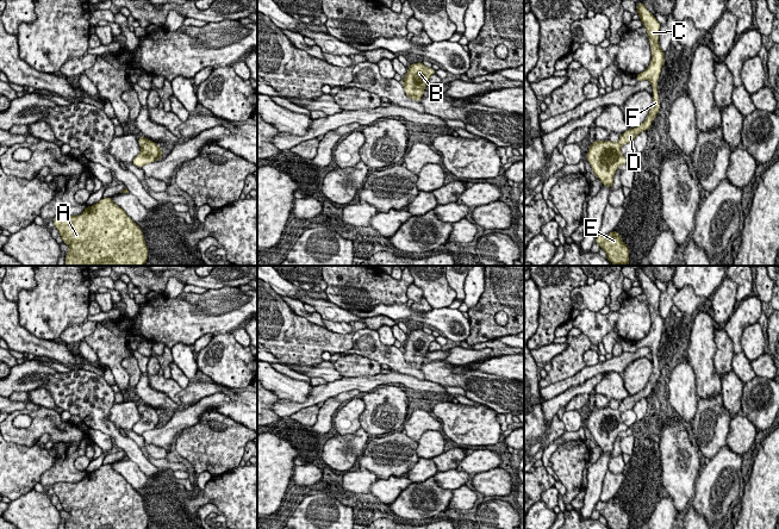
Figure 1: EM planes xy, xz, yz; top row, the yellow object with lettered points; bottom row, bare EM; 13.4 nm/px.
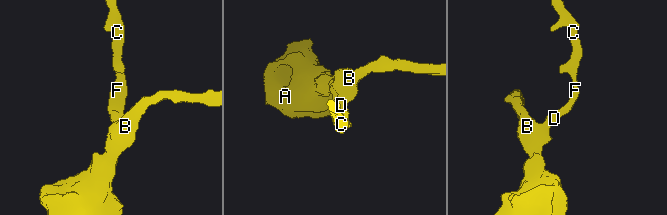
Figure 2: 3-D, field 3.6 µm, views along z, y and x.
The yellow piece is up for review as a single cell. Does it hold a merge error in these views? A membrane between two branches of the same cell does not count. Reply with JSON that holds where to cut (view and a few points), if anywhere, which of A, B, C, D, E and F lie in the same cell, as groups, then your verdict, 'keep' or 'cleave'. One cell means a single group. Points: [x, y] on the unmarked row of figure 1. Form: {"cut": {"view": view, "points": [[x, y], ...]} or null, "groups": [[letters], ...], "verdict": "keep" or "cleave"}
{"cut": null, "groups": [["A", "B", "C", "D", "E", "F"]], "verdict": "keep"}

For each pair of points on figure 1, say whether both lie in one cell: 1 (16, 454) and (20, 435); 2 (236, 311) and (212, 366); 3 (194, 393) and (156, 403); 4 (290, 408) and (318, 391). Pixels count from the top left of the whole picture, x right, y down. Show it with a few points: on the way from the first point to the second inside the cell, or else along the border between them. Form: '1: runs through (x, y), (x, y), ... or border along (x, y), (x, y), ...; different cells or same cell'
1: border along (12, 442), (33, 446); different cells
2: border along (230, 331), (213, 335); different cells
3: border along (148, 383), (155, 390), (163, 392), (174, 403); different cells
4: runs through (297, 406), (306, 404), (312, 398); same cell

